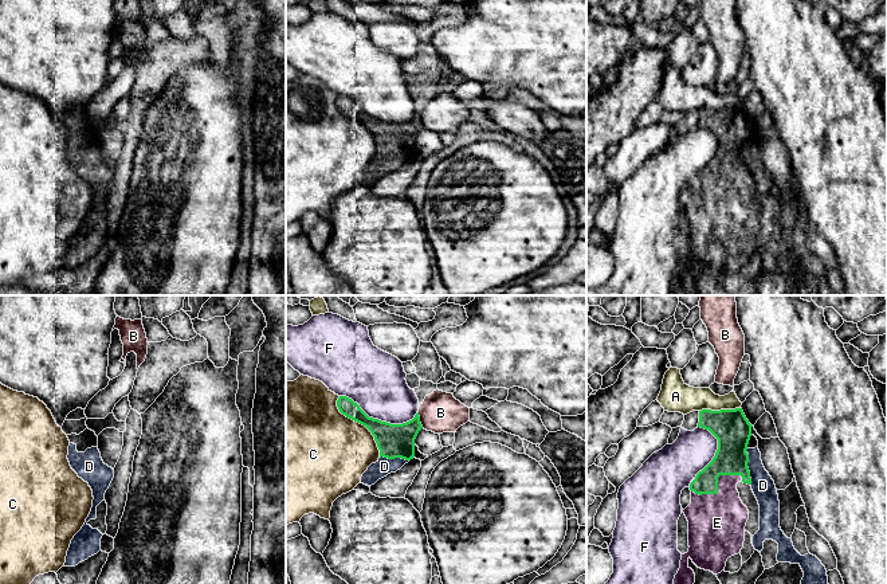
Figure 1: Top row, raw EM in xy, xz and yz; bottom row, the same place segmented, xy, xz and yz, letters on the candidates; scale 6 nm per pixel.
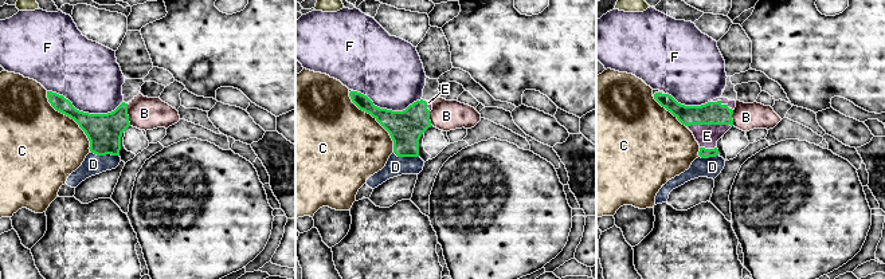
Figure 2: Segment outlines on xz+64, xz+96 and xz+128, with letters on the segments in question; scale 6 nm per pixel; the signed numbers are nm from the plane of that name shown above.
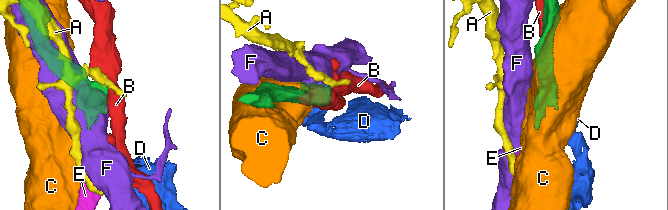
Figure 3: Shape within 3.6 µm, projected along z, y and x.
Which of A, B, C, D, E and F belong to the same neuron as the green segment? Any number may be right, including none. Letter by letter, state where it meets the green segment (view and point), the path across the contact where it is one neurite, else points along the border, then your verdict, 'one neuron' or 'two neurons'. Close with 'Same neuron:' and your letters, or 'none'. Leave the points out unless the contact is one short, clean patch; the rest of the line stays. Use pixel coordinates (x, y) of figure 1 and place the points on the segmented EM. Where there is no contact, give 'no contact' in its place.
A: meets green in yz at (721, 410); two neurons
B: meets green in xz at (419, 419); border along xz (418, 411), (423, 427); two neurons
C: meets green in xz at (360, 423); two neurons
D: meets green in yz at (746, 466); runs through yz (732, 428), (733, 453), (746, 466), (762, 485); one neuron
E: meets green in yz at (717, 485); one neuron
F: meets green in xz at (377, 419); two neurons
Same neuron: D, E

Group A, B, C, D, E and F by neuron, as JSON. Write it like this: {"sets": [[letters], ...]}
{"sets": [["A"], ["B"], ["C"], ["D", "E"], ["F"]]}

